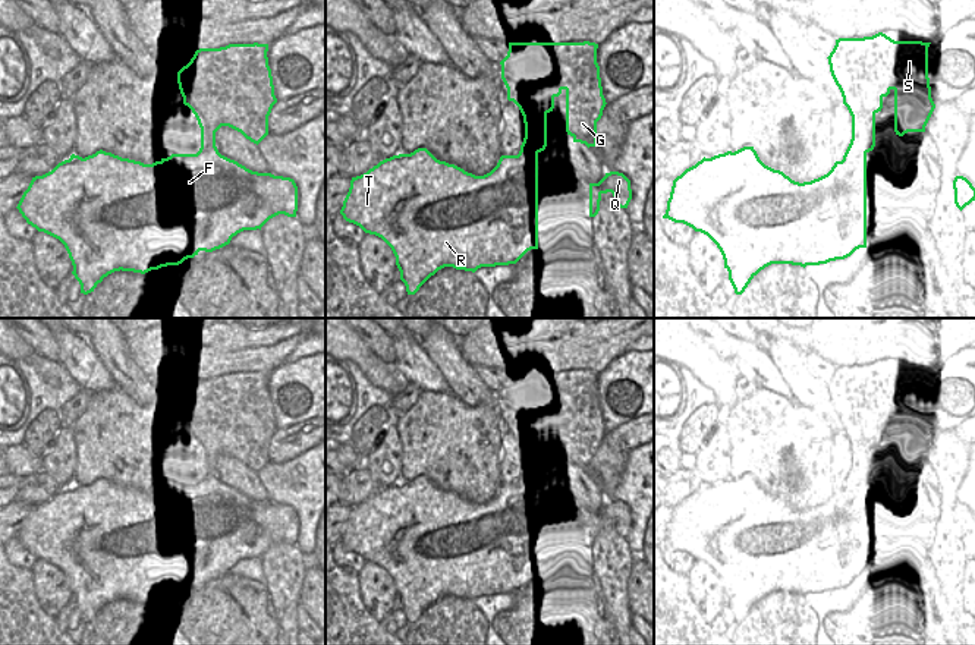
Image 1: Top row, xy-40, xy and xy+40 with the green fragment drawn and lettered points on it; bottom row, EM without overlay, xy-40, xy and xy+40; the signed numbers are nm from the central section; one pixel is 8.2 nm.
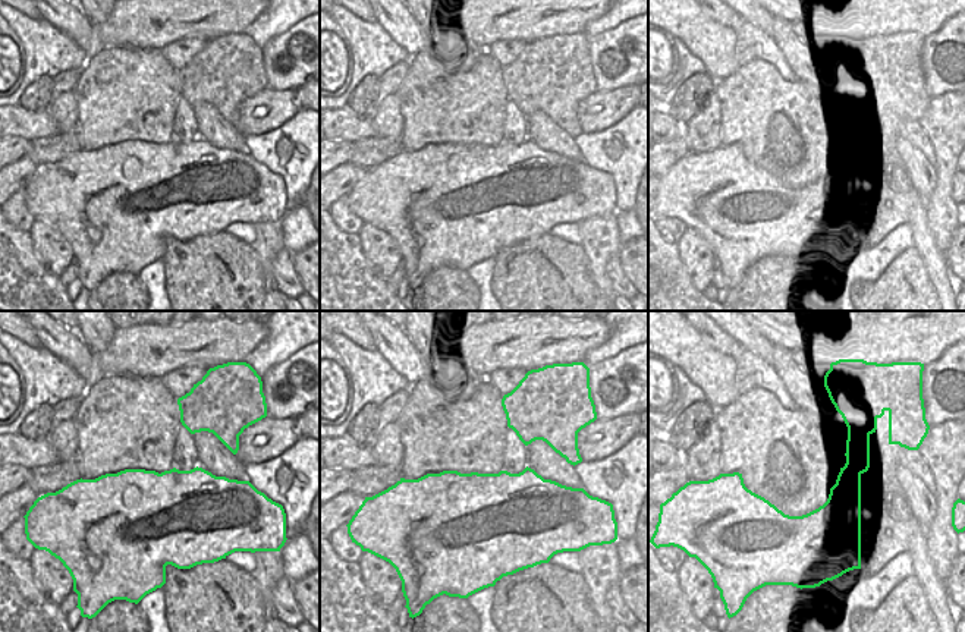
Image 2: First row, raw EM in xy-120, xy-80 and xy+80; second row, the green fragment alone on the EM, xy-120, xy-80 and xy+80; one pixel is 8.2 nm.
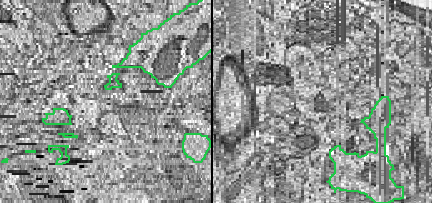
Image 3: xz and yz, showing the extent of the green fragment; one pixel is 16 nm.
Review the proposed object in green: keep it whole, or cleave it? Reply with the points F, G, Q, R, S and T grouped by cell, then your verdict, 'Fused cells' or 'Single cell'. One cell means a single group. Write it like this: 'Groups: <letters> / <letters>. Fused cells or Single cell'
Groups: F G Q R S T. Single cell

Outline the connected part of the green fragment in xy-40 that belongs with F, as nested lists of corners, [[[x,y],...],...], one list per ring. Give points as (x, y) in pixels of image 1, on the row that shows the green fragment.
[[[258,43],[199,48],[177,72],[183,104],[192,110],[201,128],[201,148],[196,154],[172,154],[152,164],[144,164],[100,150],[85,158],[72,154],[51,172],[32,177],[16,208],[28,224],[65,245],[81,293],[94,292],[97,284],[114,271],[145,274],[161,267],[179,265],[199,251],[213,252],[229,245],[232,237],[243,230],[261,230],[279,214],[296,217],[298,186],[293,179],[252,172],[221,155],[216,147],[216,132],[221,126],[240,132],[257,145],[268,135],[268,116],[277,98],[267,51],[268,44]]]

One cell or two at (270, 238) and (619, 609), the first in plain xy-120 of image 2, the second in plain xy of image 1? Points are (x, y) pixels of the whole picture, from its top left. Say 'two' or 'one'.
one

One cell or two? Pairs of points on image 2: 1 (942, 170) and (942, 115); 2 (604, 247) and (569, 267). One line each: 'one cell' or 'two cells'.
1: one cell
2: two cells

